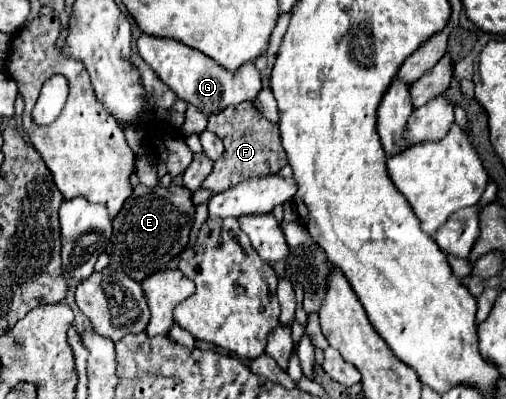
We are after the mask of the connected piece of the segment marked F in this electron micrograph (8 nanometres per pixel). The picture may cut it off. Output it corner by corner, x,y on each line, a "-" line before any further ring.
242,102
238,106
228,106
222,112
208,118
208,130
214,132
224,142
224,156
214,162
214,170
204,180
206,188
212,188
214,192
226,192
234,188
236,184
248,180
248,178
260,178
276,174
282,166
288,164
286,152
280,144
280,132
278,124
264,118
252,102

